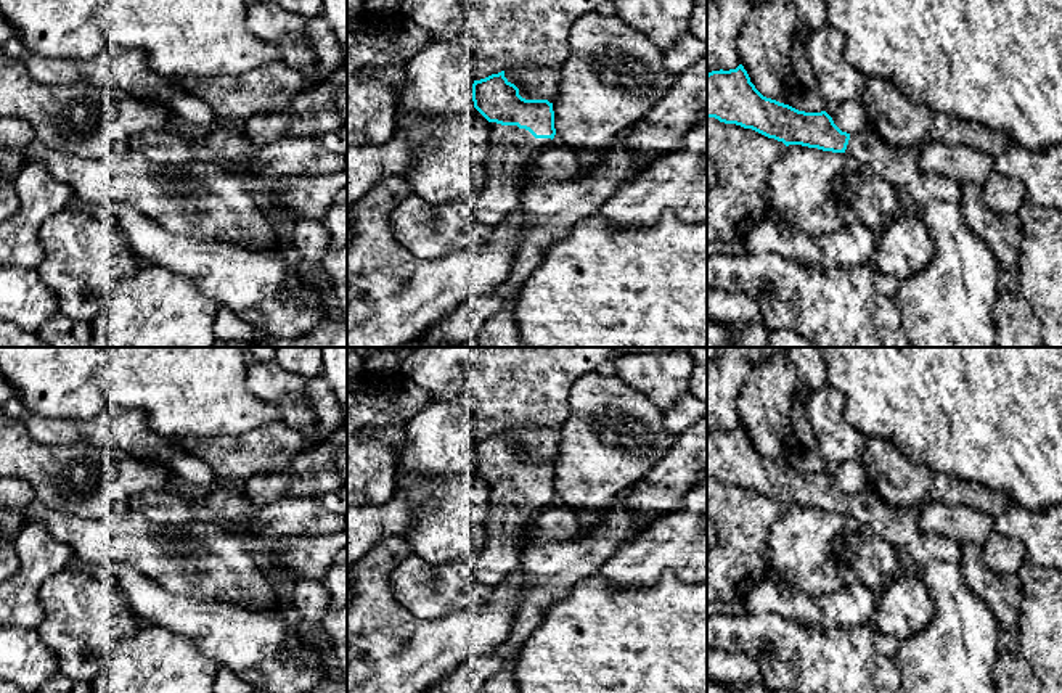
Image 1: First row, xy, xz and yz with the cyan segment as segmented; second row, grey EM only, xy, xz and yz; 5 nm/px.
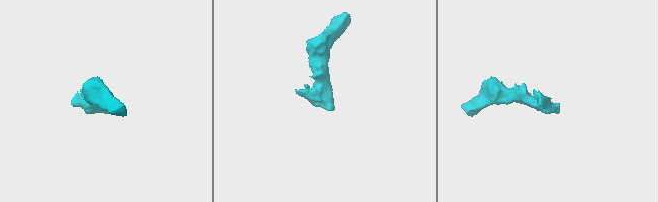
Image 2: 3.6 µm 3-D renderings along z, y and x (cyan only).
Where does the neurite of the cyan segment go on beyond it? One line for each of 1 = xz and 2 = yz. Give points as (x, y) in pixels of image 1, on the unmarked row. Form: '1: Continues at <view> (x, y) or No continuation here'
1: Continues at xz (513, 510)
2: Continues at yz (900, 526)

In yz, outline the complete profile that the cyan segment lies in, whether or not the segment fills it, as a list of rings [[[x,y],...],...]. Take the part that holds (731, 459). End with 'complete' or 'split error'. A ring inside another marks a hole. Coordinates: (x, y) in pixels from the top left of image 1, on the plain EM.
[[[742,424],[707,434],[707,478],[752,489],[768,498],[823,511],[852,515],[895,550],[906,550],[919,564],[961,561],[961,547],[921,529],[929,495],[911,506],[890,506],[868,486],[858,494],[842,492],[826,473],[805,473],[763,457]]]; split error

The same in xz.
[[[504,431],[474,441],[472,461],[492,486],[488,540],[472,571],[484,585],[498,587],[521,566],[519,535],[551,506],[553,463],[522,458]]]; split error

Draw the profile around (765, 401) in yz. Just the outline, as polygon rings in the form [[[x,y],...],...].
[[[786,351],[754,365],[736,400],[739,421],[750,442],[766,458],[805,473],[826,470],[818,447],[807,449],[792,428],[797,379]]]

